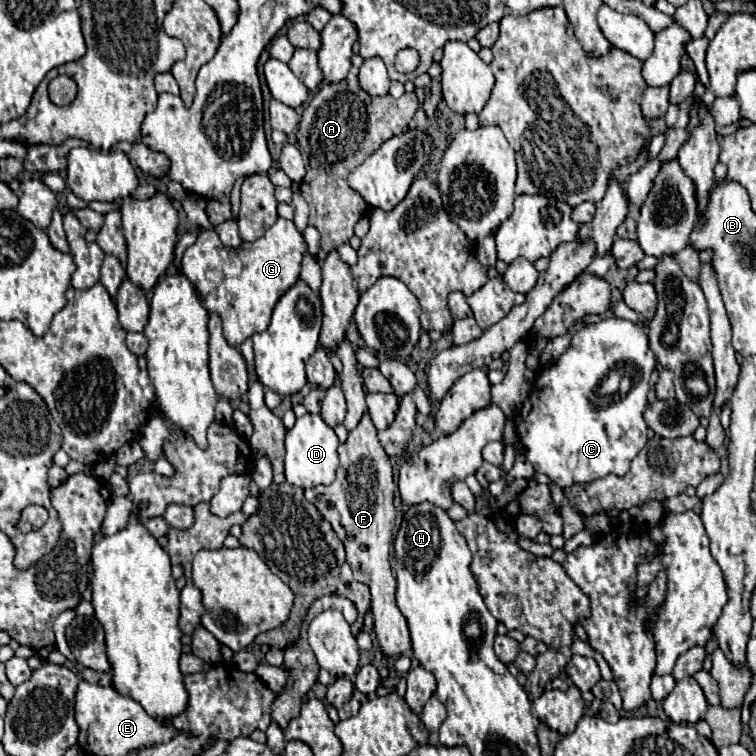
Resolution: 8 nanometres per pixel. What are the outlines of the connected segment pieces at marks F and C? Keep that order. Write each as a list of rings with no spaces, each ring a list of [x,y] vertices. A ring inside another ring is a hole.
[[[365,412],[363,418],[359,420],[357,428],[349,432],[349,438],[343,444],[339,444],[339,460],[341,460],[341,464],[337,468],[337,478],[333,480],[333,484],[307,488],[305,498],[317,506],[321,516],[333,526],[339,540],[345,544],[347,564],[351,566],[355,580],[361,584],[367,584],[371,590],[371,598],[373,598],[371,612],[373,612],[373,620],[375,620],[375,634],[377,634],[379,650],[387,656],[399,656],[405,650],[411,650],[411,638],[409,638],[409,630],[407,630],[407,620],[395,604],[397,580],[391,572],[391,562],[389,562],[389,558],[391,558],[389,548],[393,542],[393,524],[395,524],[395,506],[393,506],[395,496],[393,494],[397,490],[397,484],[393,482],[393,470],[391,470],[389,456],[385,454],[383,446],[377,440],[377,430],[369,418],[369,412]]]
[[[613,316],[595,324],[587,324],[575,332],[565,354],[537,374],[535,388],[525,400],[519,418],[515,420],[517,436],[525,448],[525,458],[533,464],[535,472],[549,476],[561,488],[569,484],[583,484],[607,474],[625,476],[633,456],[637,456],[637,452],[647,444],[647,424],[643,420],[643,410],[647,408],[649,378],[655,366],[657,358],[649,346],[645,328],[631,320]],[[613,368],[619,368],[621,372],[621,386],[615,394],[603,396],[599,392],[601,380]]]

